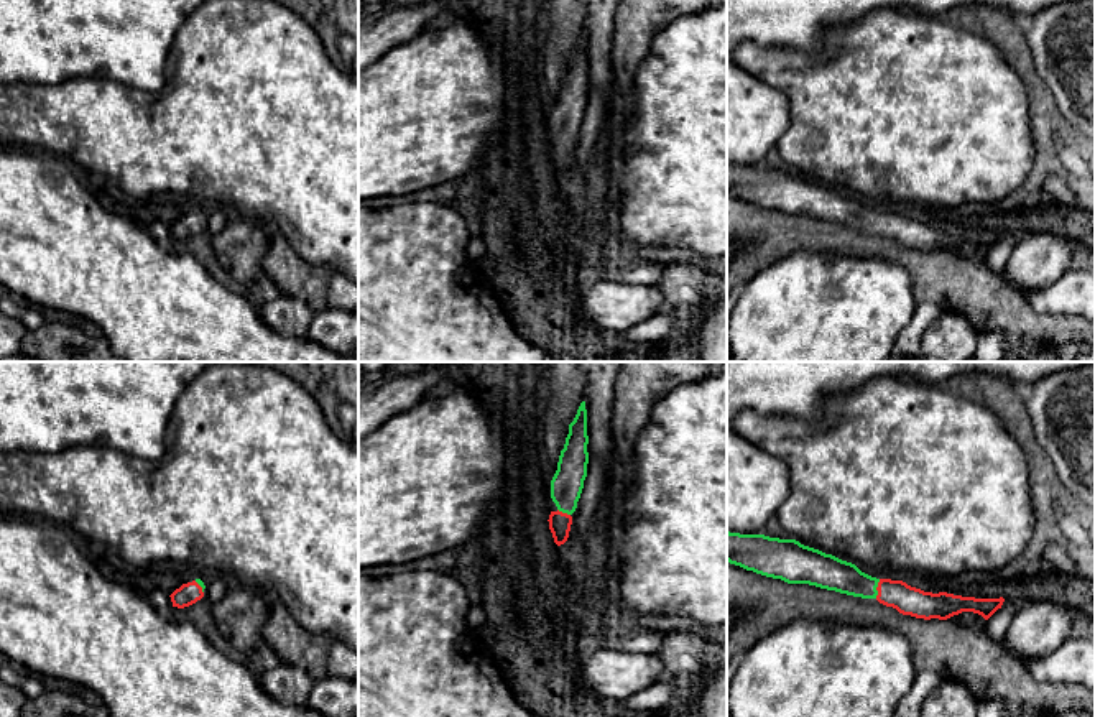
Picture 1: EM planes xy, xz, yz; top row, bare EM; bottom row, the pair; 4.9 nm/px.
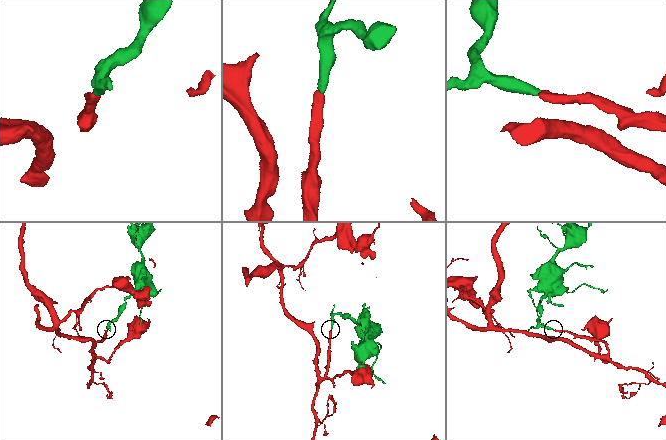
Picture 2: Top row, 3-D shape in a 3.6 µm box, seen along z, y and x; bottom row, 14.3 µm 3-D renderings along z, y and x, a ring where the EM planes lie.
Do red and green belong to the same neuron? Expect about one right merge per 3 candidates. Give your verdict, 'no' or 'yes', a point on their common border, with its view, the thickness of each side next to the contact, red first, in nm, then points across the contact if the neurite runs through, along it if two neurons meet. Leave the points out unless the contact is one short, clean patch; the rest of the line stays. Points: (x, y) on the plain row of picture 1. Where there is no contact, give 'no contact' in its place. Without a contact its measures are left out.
yes; meets red in yz at (877, 221); 140 nm thick on the red side, 160 nm on the other; runs through yz (908, 232), (898, 226), (877, 221), (831, 204)

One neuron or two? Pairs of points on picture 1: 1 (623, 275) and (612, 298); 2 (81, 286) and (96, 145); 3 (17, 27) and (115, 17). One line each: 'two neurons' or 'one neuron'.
1: two neurons
2: two neurons
3: one neuron

